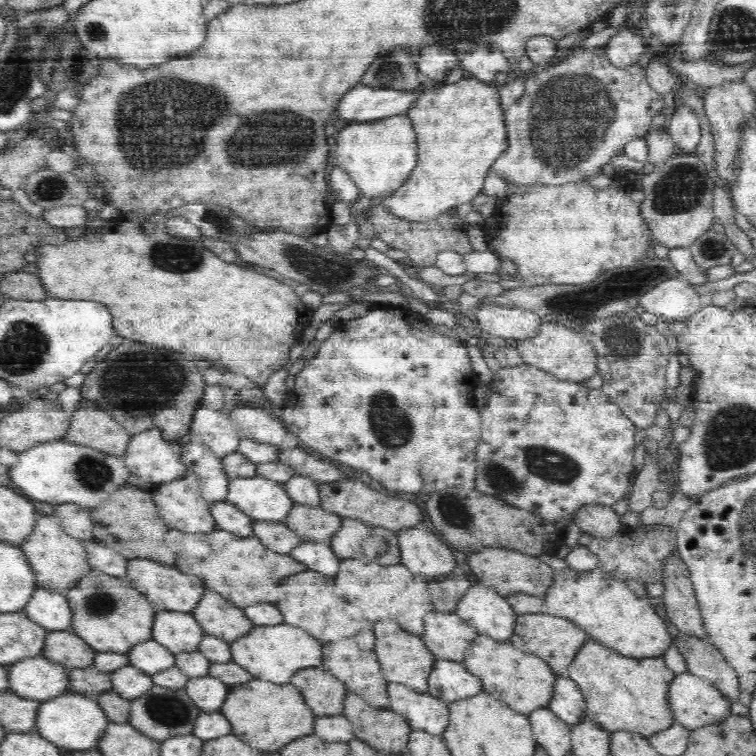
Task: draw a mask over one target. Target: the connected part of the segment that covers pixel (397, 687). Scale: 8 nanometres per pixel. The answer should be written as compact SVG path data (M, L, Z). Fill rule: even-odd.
M397 682L387 684L387 693L388 708L401 714L409 722L412 731L426 731L440 737L446 730L449 723L449 703Z

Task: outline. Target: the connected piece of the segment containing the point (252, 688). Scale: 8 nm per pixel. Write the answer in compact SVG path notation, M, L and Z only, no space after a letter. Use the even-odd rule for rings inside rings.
M250 680L246 684L232 686L220 711L230 720L232 734L240 736L244 742L260 752L276 752L294 738L312 734L316 720L312 710L304 704L300 692L292 684L276 686L262 680ZM260 736L264 736L264 740Z

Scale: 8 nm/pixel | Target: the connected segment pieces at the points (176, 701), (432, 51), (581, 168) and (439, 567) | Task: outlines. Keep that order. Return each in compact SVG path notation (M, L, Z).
M152 685L146 694L131 700L132 716L129 718L129 723L154 740L166 740L166 738L192 733L196 718L201 711L184 688L171 689Z
M428 46L422 50L420 56L416 56L418 72L429 78L429 86L442 84L442 80L448 77L452 68L460 64L457 54L450 50L442 50L438 46Z
M595 50L572 54L557 66L548 65L541 73L526 76L524 95L504 113L509 145L492 164L492 171L514 184L583 183L600 174L612 156L623 154L627 142L645 137L652 118L663 107L662 96L648 84L646 71L639 65L618 68L610 64L606 54L598 56Z
M412 527L398 531L397 536L402 564L412 574L422 574L430 582L436 576L458 571L456 559L448 550L450 545L436 534Z

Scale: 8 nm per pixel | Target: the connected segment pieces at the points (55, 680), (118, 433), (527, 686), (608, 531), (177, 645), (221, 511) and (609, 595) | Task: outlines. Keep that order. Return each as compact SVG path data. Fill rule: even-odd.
M39 655L9 666L8 682L12 693L43 702L68 691L69 669Z
M82 400L70 414L70 424L65 441L122 457L128 448L131 435L118 425L112 415L103 412L96 404Z
M479 634L472 641L462 663L473 676L480 678L484 691L525 715L547 706L552 698L554 682L558 678L558 674L539 656L526 654L509 641L497 641L488 635Z
M590 504L576 510L573 522L593 538L611 540L627 529L611 506Z
M157 612L151 638L173 653L196 651L205 632L191 613Z
M216 501L210 502L212 518L215 520L215 526L219 530L232 532L236 536L252 536L255 520L244 514L237 506L229 502Z
M599 566L587 571L562 570L543 599L544 613L571 620L586 630L588 640L618 650L624 656L633 659L662 657L673 643L666 624L656 614L653 600L638 596L626 582L616 580Z

